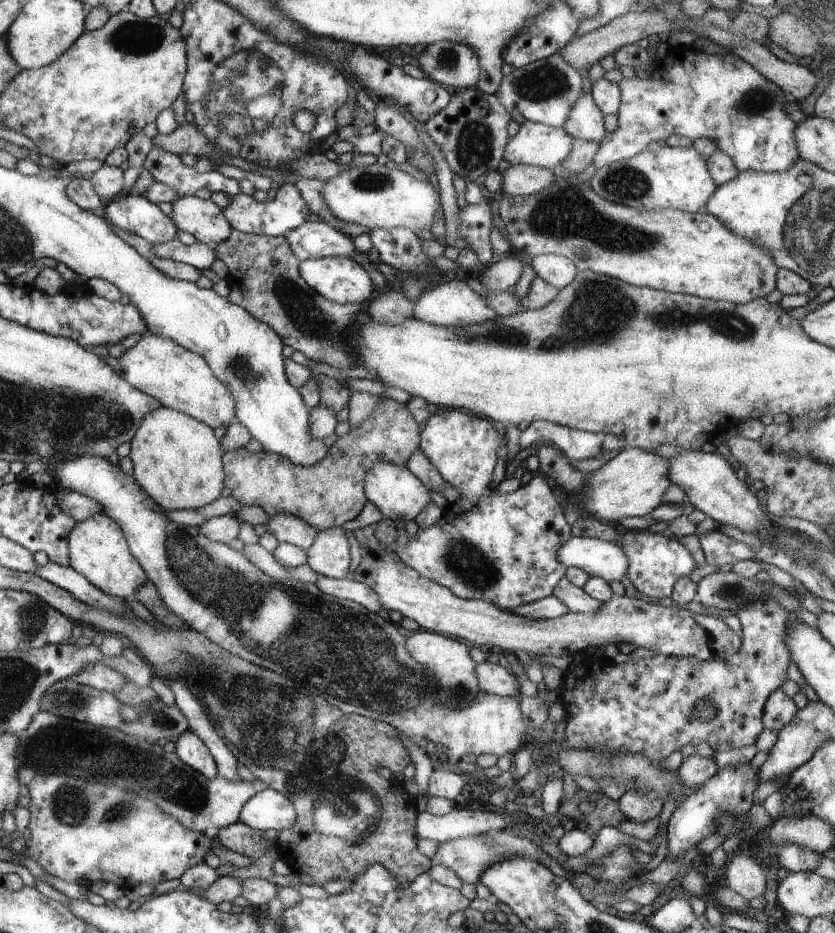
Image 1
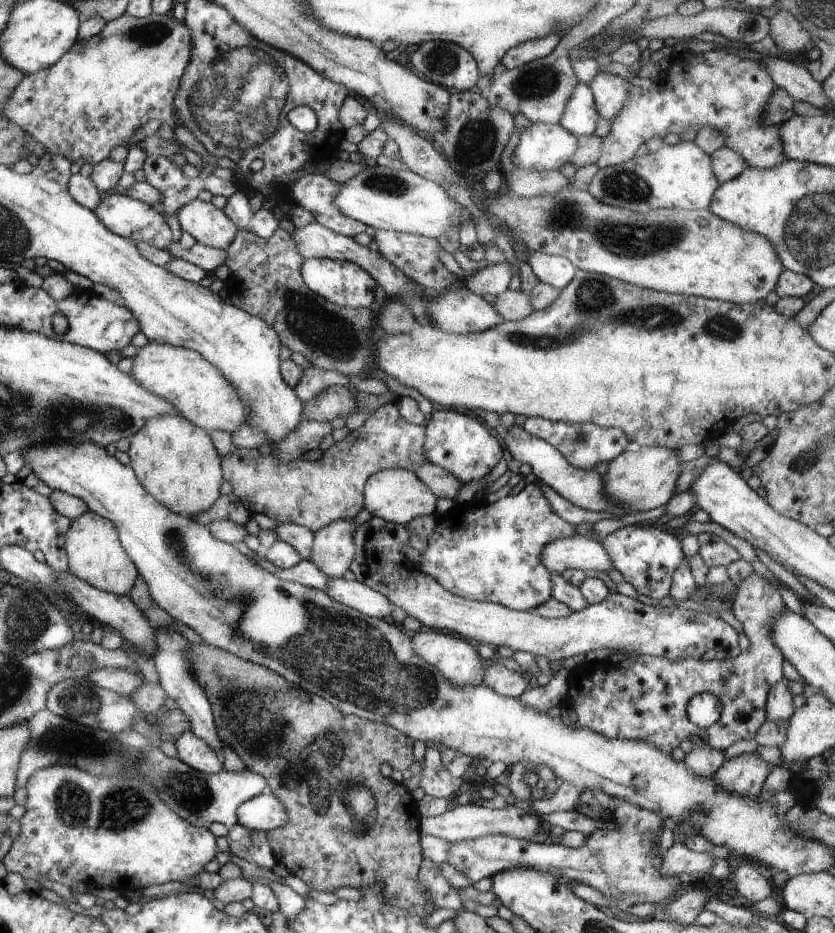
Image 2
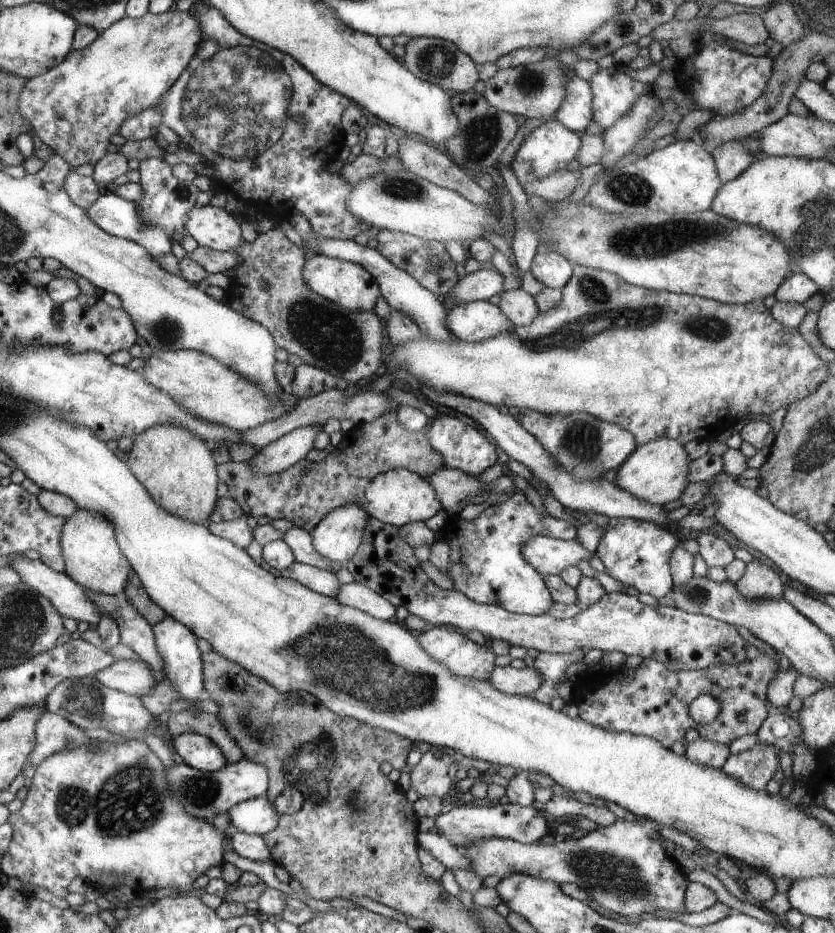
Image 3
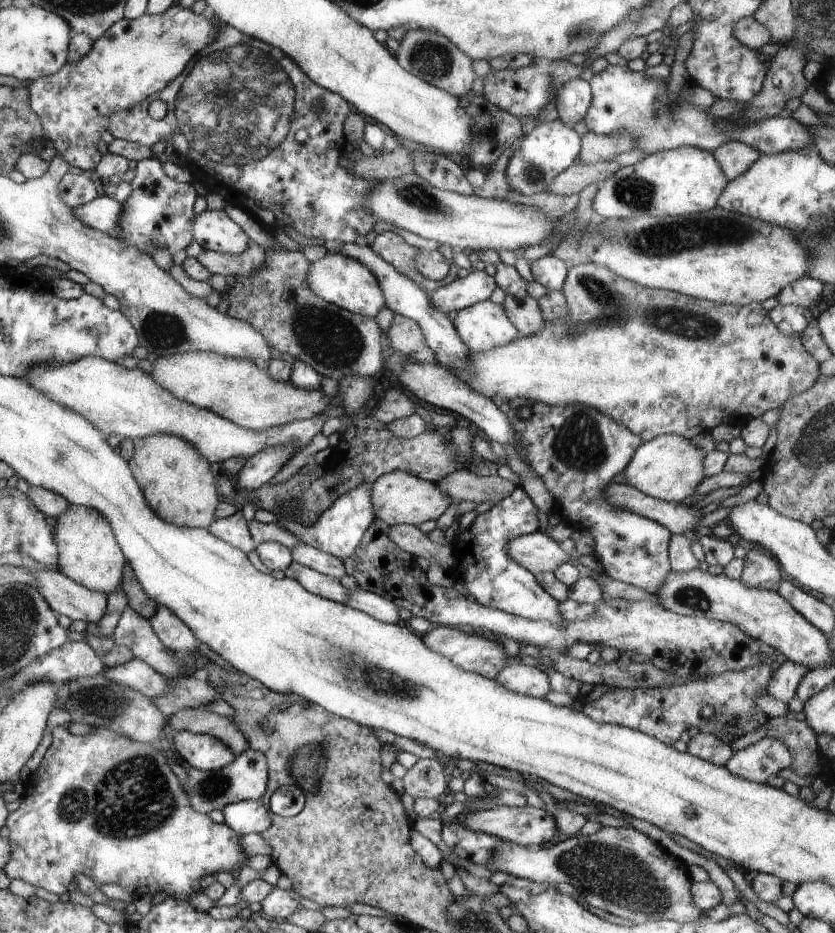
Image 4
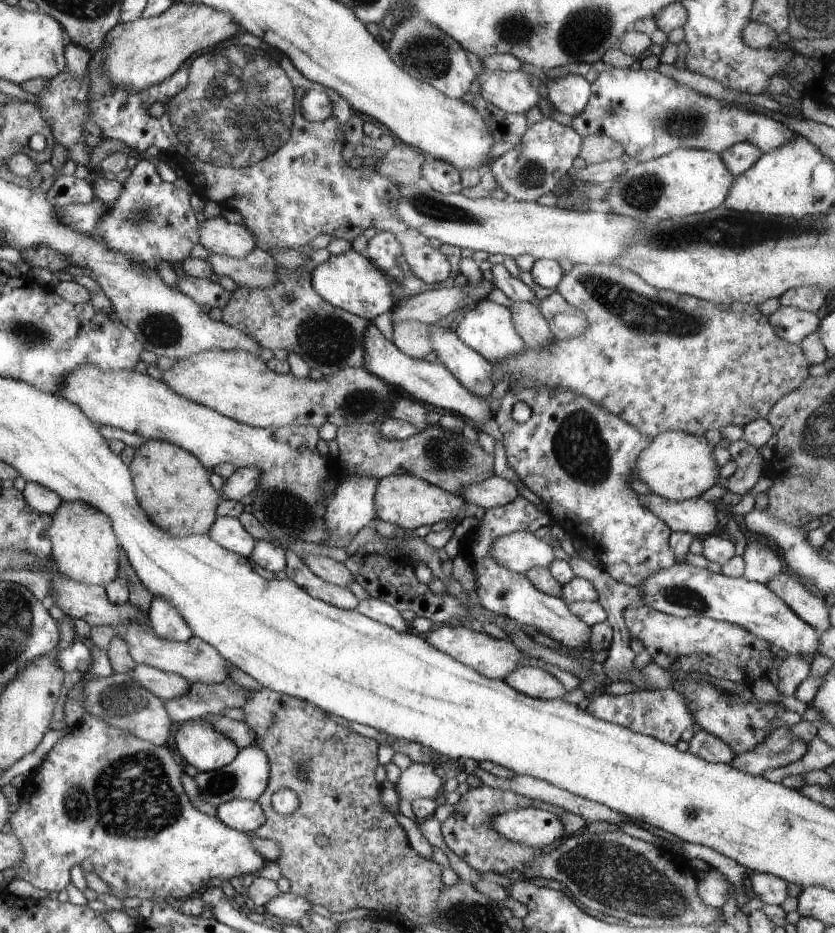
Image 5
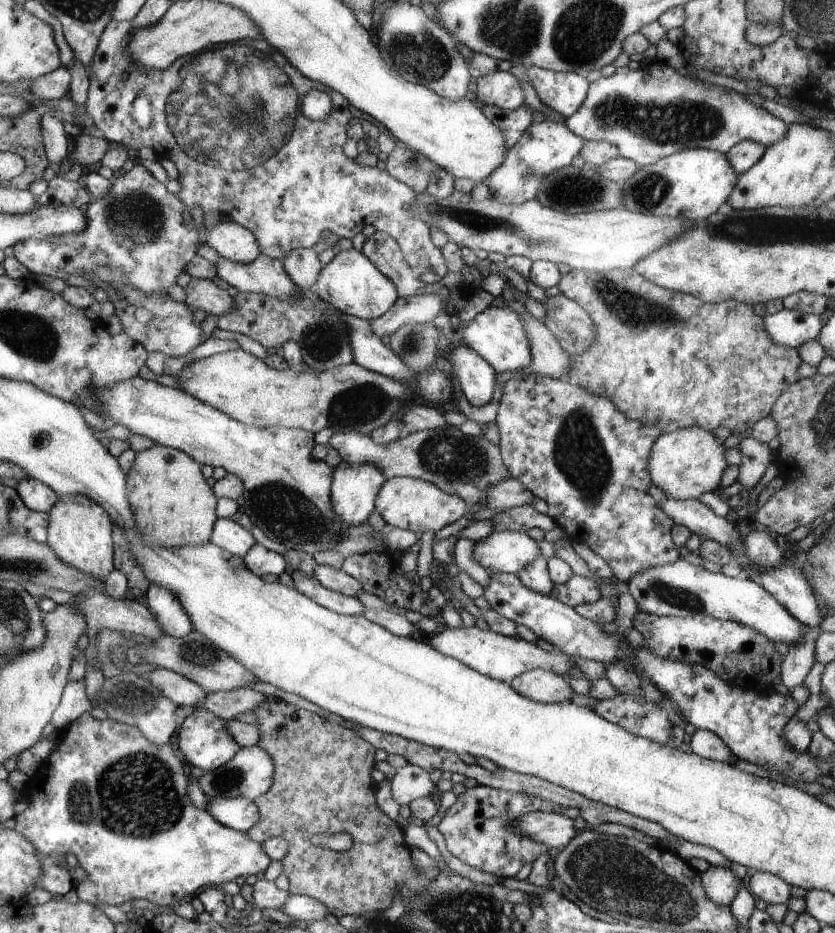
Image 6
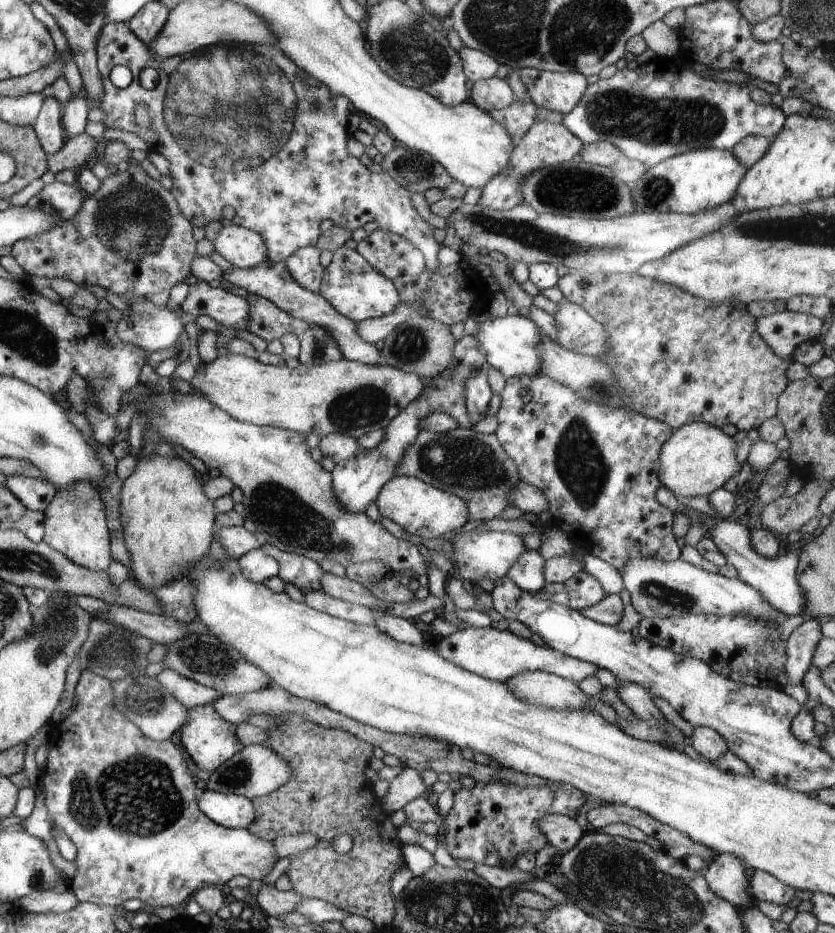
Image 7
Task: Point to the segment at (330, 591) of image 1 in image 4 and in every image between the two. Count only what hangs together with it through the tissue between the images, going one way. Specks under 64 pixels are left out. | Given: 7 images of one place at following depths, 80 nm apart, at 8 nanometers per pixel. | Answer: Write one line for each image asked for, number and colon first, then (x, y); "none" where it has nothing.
2: (359, 596)
3: (355, 595)
4: (377, 607)

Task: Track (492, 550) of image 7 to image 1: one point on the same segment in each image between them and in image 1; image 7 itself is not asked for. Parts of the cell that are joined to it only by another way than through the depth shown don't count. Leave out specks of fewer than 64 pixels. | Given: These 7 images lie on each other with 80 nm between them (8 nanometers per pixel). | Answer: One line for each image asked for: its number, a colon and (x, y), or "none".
1: (606, 560)
2: (579, 552)
3: (547, 555)
4: (536, 552)
5: (520, 551)
6: (502, 551)

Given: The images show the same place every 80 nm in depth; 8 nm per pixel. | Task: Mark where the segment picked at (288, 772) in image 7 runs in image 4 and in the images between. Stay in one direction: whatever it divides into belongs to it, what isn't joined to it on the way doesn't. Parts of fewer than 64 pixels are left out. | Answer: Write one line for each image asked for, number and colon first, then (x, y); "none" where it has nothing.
4: (245, 778)
5: (247, 776)
6: (250, 774)

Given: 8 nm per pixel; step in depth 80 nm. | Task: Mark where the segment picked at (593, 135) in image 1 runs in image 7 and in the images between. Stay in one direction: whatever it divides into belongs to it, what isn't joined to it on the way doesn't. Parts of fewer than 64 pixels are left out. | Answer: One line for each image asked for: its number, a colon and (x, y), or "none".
2: (580, 117)
3: (575, 112)
4: (573, 98)
5: (568, 94)
6: (563, 92)
7: (552, 91)

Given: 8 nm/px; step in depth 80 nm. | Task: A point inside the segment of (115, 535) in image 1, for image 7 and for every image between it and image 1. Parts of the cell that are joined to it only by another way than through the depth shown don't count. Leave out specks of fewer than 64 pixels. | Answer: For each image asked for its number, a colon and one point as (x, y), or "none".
2: (96, 555)
3: (94, 559)
4: (89, 553)
5: (85, 547)
6: (80, 532)
7: (76, 525)

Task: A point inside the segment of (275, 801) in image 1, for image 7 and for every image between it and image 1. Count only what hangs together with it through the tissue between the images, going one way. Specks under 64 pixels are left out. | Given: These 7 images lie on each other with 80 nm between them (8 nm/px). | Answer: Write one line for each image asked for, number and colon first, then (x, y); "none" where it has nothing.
2: (264, 812)
3: (257, 816)
4: (248, 816)
5: (243, 815)
6: (240, 813)
7: (232, 811)

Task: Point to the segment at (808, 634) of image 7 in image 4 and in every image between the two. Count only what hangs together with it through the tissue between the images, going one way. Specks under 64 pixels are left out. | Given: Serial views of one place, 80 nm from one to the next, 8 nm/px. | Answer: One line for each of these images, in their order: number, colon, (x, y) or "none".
4: (784, 681)
5: (794, 669)
6: (801, 656)

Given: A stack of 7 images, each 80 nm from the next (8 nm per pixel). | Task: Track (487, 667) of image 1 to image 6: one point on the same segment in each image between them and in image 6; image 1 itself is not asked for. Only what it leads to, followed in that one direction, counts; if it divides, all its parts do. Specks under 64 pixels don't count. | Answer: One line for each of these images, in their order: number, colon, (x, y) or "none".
2: (509, 683)
3: (526, 681)
4: (528, 679)
5: (534, 682)
6: (542, 686)

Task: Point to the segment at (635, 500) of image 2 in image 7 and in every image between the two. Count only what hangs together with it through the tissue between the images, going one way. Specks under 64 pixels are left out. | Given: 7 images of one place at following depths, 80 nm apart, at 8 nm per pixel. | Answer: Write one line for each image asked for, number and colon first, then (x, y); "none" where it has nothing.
3: (657, 471)
4: (669, 467)
5: (677, 465)
6: (687, 462)
7: (698, 459)

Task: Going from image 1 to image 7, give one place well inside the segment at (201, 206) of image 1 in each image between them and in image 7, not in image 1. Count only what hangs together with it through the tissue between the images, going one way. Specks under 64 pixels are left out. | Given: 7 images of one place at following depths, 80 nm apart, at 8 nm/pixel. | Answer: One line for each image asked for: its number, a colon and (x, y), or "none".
2: (210, 226)
3: (214, 228)
4: (215, 231)
5: (221, 237)
6: (231, 241)
7: (243, 248)

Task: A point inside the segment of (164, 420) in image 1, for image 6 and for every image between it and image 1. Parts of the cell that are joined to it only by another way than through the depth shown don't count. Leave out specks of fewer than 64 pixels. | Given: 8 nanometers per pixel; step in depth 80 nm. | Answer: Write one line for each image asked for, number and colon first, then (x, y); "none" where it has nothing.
2: (175, 460)
3: (178, 469)
4: (178, 483)
5: (173, 486)
6: (175, 507)

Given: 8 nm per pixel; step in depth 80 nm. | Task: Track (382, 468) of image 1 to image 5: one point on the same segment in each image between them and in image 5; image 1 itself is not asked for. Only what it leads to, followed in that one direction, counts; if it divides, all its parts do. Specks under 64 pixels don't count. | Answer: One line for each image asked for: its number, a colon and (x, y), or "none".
2: (397, 496)
3: (397, 497)
4: (398, 498)
5: (406, 501)

